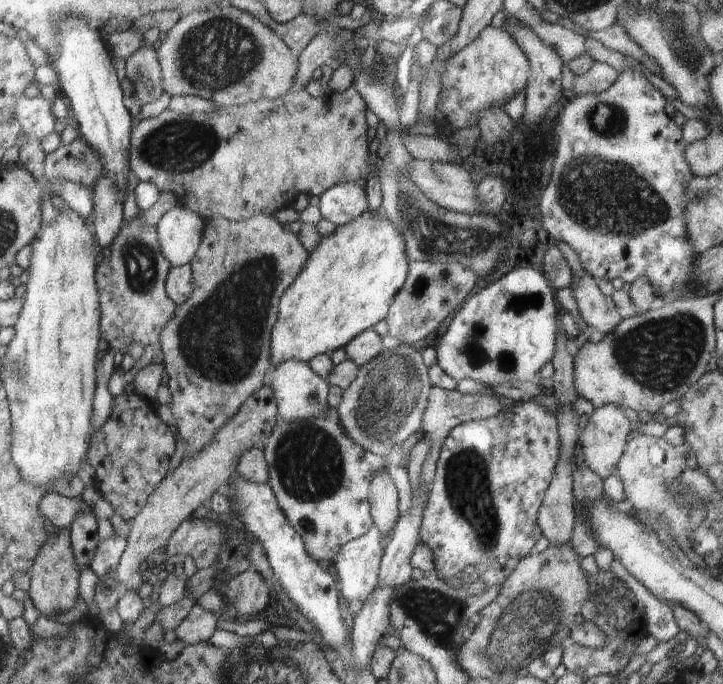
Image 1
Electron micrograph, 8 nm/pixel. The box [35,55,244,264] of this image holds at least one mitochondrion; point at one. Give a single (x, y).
(180, 146)

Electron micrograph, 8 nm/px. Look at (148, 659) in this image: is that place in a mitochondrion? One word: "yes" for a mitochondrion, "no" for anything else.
no

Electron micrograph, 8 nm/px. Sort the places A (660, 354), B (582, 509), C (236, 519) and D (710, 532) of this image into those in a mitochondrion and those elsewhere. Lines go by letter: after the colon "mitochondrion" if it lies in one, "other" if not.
A: mitochondrion
B: other
C: other
D: mitochondrion

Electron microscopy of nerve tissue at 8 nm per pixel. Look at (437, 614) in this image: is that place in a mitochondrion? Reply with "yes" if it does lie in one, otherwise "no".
yes

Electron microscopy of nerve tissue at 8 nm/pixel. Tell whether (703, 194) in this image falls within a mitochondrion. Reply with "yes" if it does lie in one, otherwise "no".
yes

